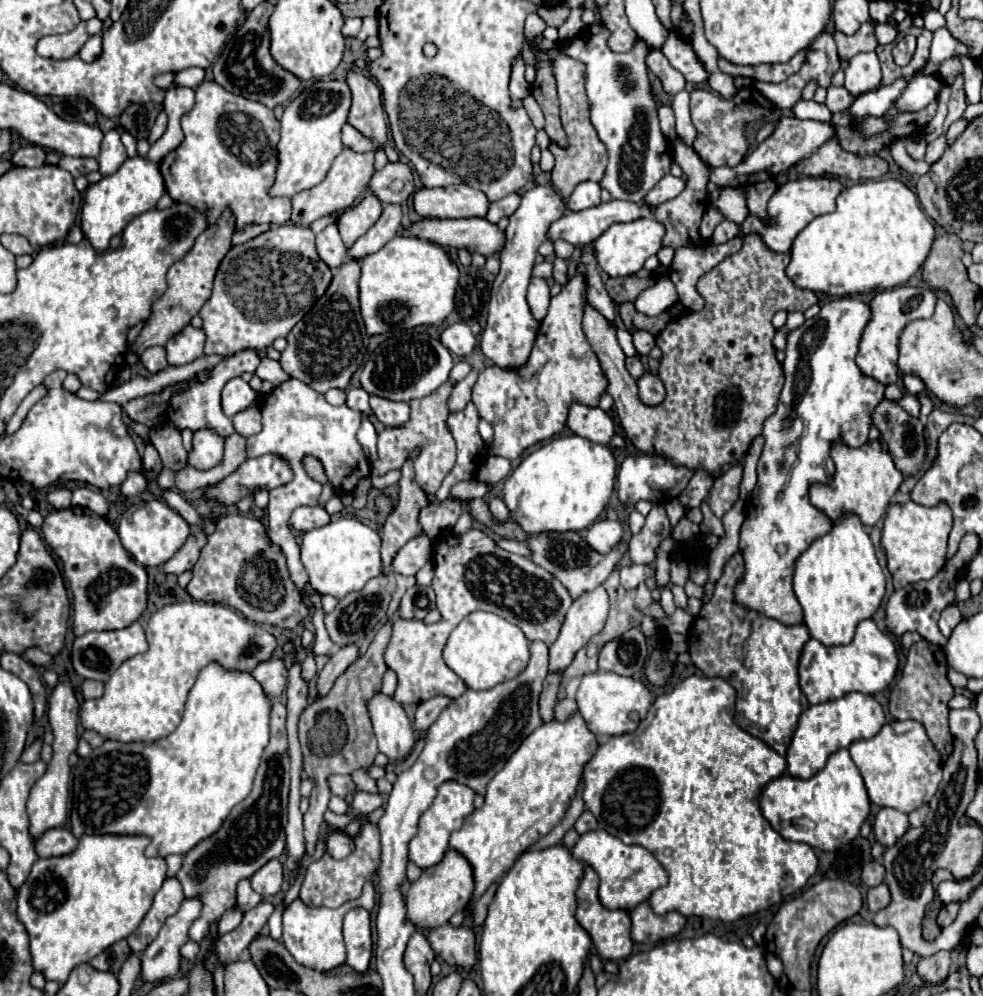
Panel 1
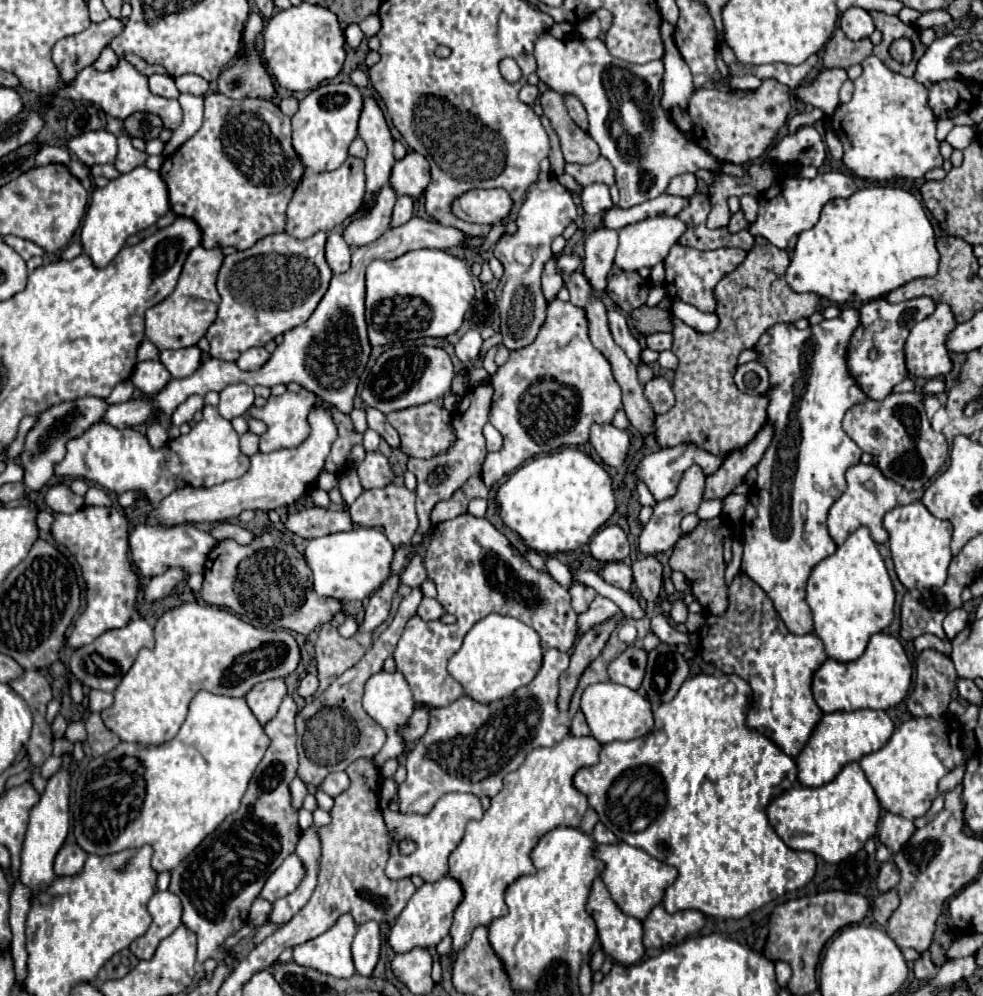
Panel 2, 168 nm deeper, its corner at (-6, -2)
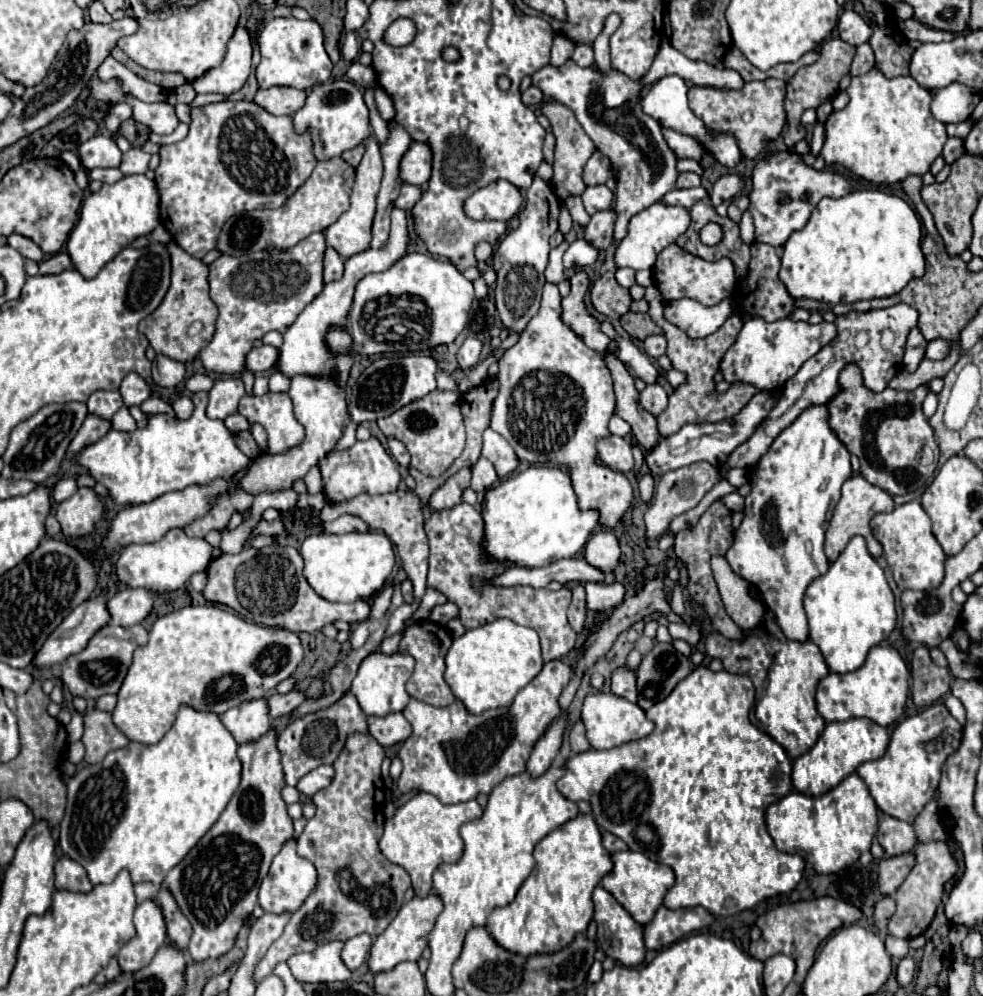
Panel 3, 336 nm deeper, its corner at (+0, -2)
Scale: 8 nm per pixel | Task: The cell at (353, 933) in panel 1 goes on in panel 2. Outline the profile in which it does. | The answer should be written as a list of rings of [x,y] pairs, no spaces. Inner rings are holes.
[[[370,920],[358,926],[352,942],[352,958],[356,972],[370,976],[380,956],[380,928],[378,922]]]

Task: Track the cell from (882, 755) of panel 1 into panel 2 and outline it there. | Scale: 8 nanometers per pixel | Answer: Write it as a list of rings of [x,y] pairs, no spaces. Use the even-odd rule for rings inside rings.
[[[948,714],[938,720],[928,716],[910,718],[894,730],[890,740],[880,750],[862,756],[858,764],[872,784],[880,806],[908,820],[924,816],[938,796],[938,782],[964,758],[960,730],[960,722]]]

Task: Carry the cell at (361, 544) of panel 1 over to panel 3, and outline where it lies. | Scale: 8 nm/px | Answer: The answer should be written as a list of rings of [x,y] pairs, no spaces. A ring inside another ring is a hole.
[[[312,534],[302,542],[300,554],[304,558],[304,576],[308,584],[330,602],[356,602],[370,598],[382,590],[394,568],[394,550],[386,534]]]

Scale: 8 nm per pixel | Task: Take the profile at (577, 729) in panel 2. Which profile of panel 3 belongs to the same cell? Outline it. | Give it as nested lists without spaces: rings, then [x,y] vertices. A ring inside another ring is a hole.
[[[578,720],[570,732],[570,746],[572,746],[572,752],[574,754],[580,754],[580,752],[586,752],[590,750],[590,744],[586,740],[586,730],[584,730],[584,724]]]

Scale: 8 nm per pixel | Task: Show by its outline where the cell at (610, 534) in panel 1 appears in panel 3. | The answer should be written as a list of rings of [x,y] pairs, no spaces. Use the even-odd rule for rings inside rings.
[[[598,530],[592,534],[592,538],[586,542],[584,558],[590,566],[610,574],[620,562],[620,546],[616,536],[610,530]]]

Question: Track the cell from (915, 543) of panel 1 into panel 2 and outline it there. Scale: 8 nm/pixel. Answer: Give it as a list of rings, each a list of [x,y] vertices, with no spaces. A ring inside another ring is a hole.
[[[914,502],[908,506],[896,506],[884,516],[884,528],[890,534],[890,552],[894,560],[896,574],[900,582],[912,590],[924,590],[942,586],[946,582],[946,570],[950,564],[950,540],[952,540],[952,524],[948,520],[940,520],[928,512],[922,502]]]

